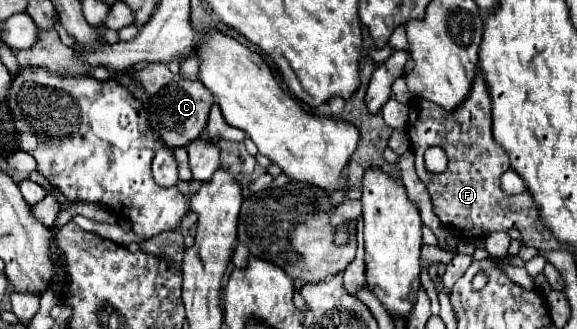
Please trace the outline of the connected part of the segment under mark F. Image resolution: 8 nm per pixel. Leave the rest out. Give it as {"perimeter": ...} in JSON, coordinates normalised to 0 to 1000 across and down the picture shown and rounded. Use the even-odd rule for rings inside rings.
{"perimeter":[[[827,213],[809,298],[789,334],[768,334],[764,322],[730,298],[712,304],[705,407],[719,462],[719,517],[750,602],[754,650],[771,687],[799,693],[809,723],[841,723],[858,699],[882,699],[893,687],[910,748],[924,748],[931,760],[972,754],[965,723],[958,723],[958,711],[951,711],[951,699],[938,681],[931,626],[913,584],[903,596],[875,596],[868,584],[865,541],[879,517],[879,468],[854,426],[851,298],[847,267],[834,237],[834,213]],[[747,444],[768,450],[778,480],[775,517],[764,529],[747,529],[737,511],[733,462]]]}

